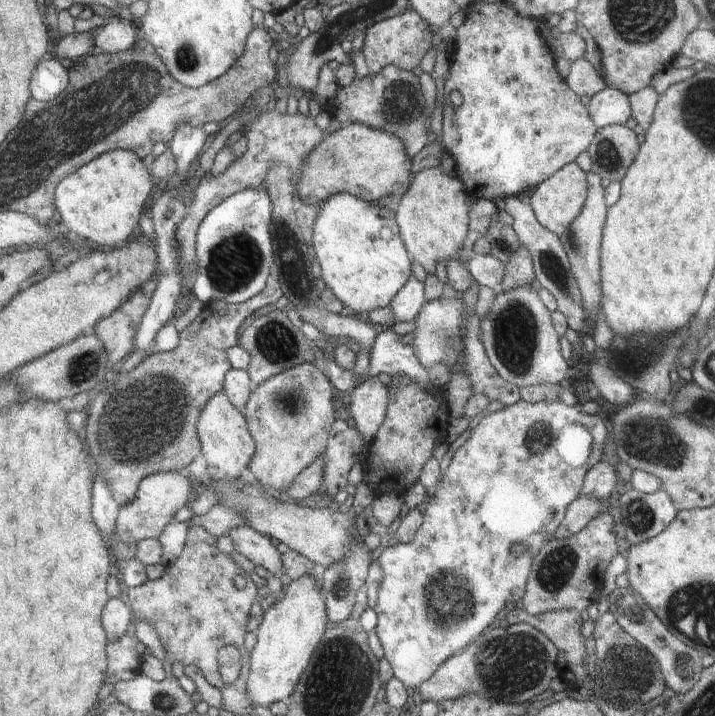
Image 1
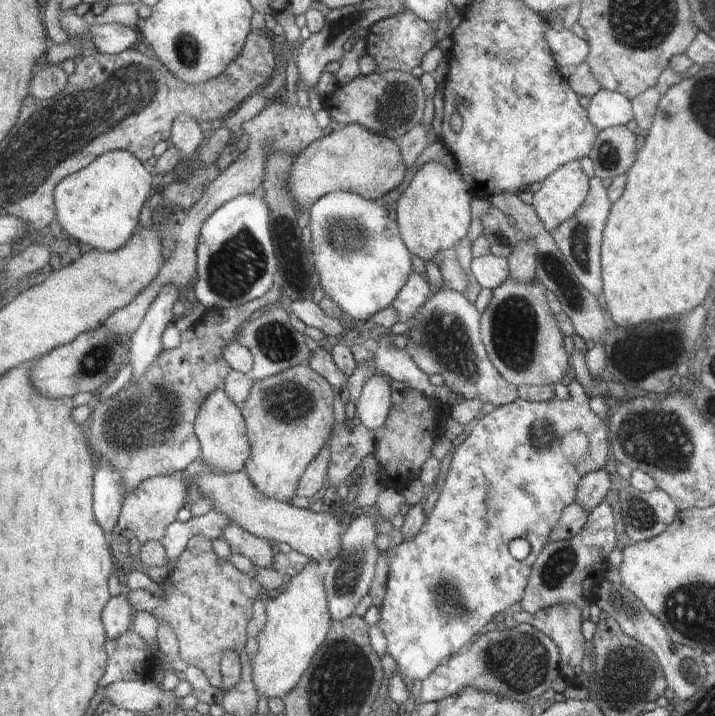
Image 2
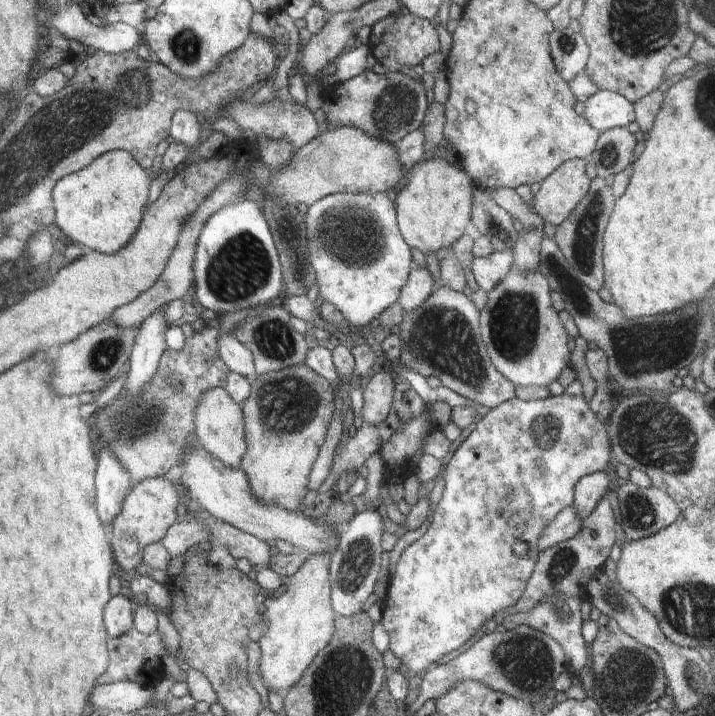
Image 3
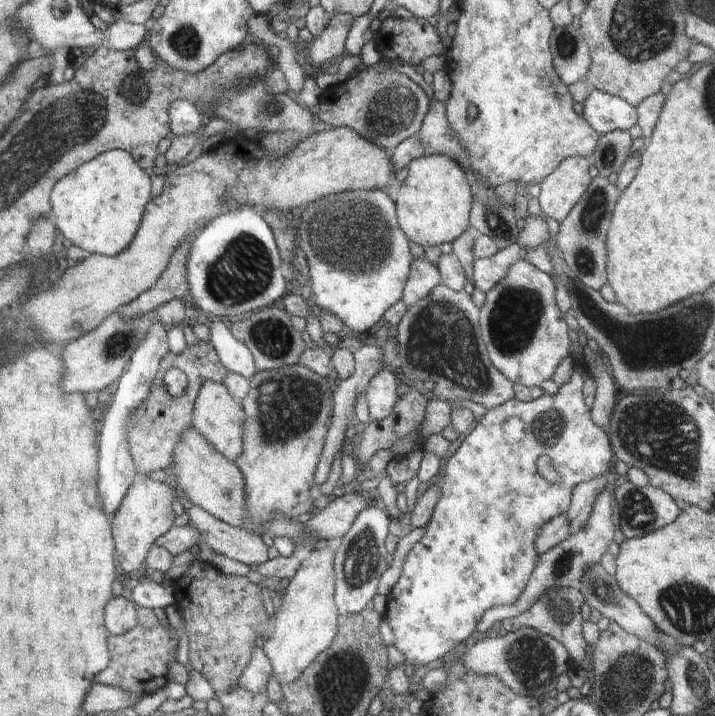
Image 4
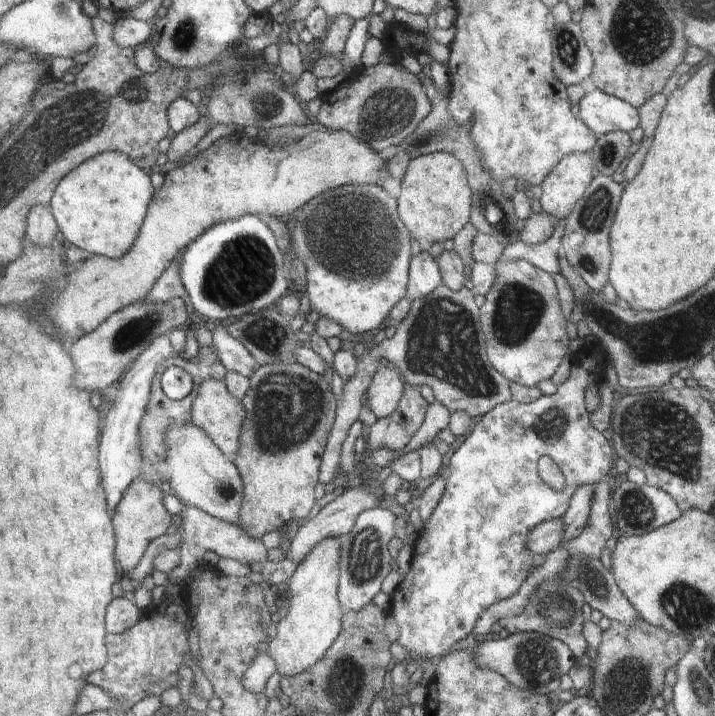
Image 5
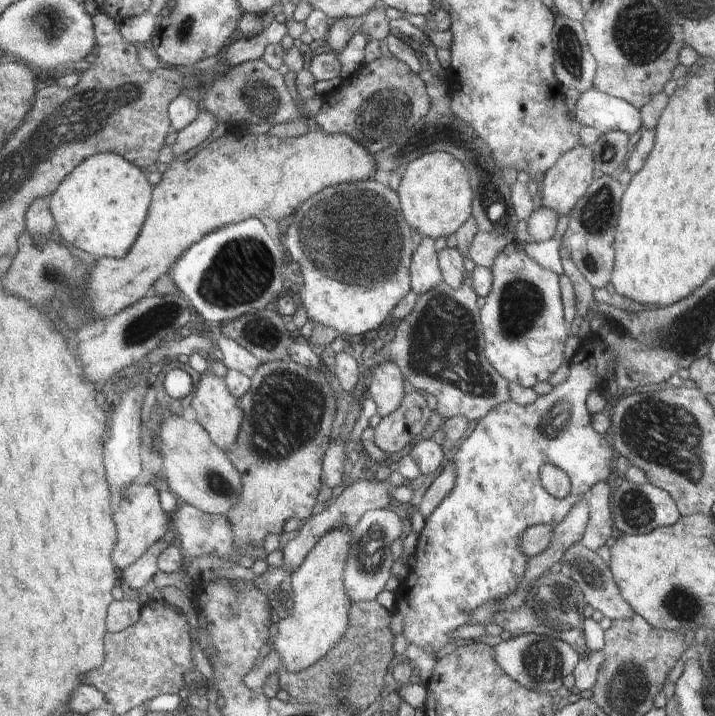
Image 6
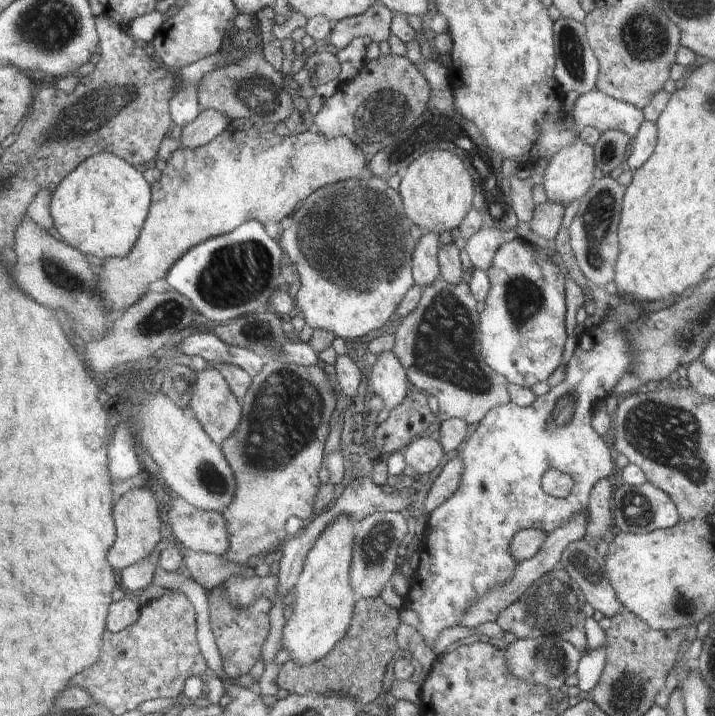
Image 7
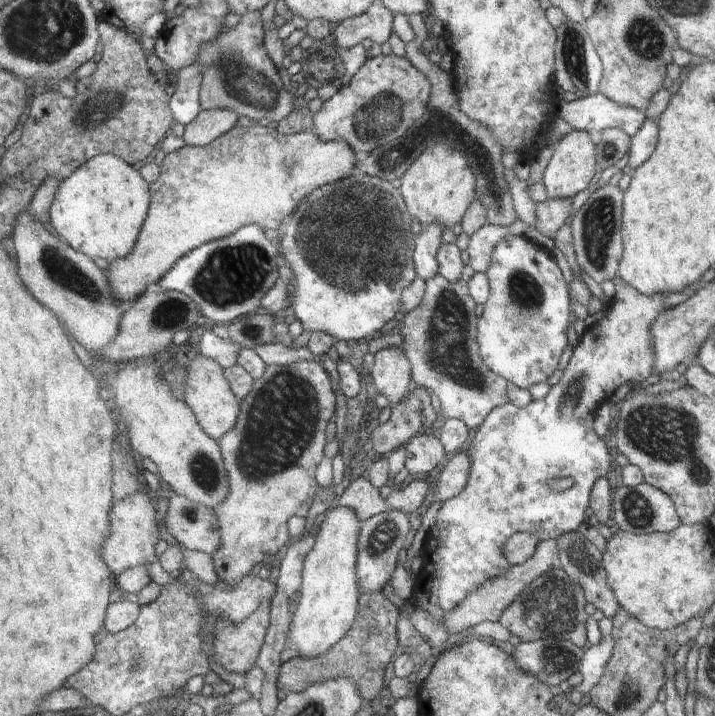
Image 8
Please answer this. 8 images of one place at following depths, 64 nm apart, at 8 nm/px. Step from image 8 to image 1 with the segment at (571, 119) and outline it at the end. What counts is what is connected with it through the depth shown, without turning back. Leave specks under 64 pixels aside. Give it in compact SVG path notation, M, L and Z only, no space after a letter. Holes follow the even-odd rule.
M606 85L603 90L589 98L589 104L590 117L598 129L602 126L624 125L630 118L631 104L628 104L628 95L622 94L616 88Z

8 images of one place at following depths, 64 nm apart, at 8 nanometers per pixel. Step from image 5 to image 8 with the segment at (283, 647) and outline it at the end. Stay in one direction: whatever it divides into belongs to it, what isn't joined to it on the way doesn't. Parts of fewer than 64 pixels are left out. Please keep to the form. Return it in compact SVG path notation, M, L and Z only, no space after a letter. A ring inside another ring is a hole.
M338 505L319 520L314 532L312 550L304 559L301 588L295 601L296 612L288 631L289 645L294 645L300 657L315 657L326 652L351 630L359 612L362 594L357 575L358 512Z

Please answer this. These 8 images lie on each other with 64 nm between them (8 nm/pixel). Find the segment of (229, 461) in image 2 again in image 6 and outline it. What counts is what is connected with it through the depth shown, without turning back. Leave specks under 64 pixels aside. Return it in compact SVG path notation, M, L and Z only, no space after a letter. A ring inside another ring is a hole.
M204 373L195 386L194 394L191 395L193 397L192 406L197 416L196 421L206 429L206 432L209 432L217 446L227 453L227 450L236 442L238 431L241 430L241 424L244 422L244 410L240 410L240 404L230 392L224 377L219 377L214 373Z

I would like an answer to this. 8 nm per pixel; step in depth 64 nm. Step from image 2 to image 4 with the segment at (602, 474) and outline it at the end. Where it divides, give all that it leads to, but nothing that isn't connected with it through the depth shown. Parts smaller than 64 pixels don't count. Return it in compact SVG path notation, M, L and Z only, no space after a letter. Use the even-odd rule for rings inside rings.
M598 477L597 479L582 481L573 488L573 500L568 512L566 512L571 534L577 533L586 526L594 501L604 484L606 484L605 478Z

